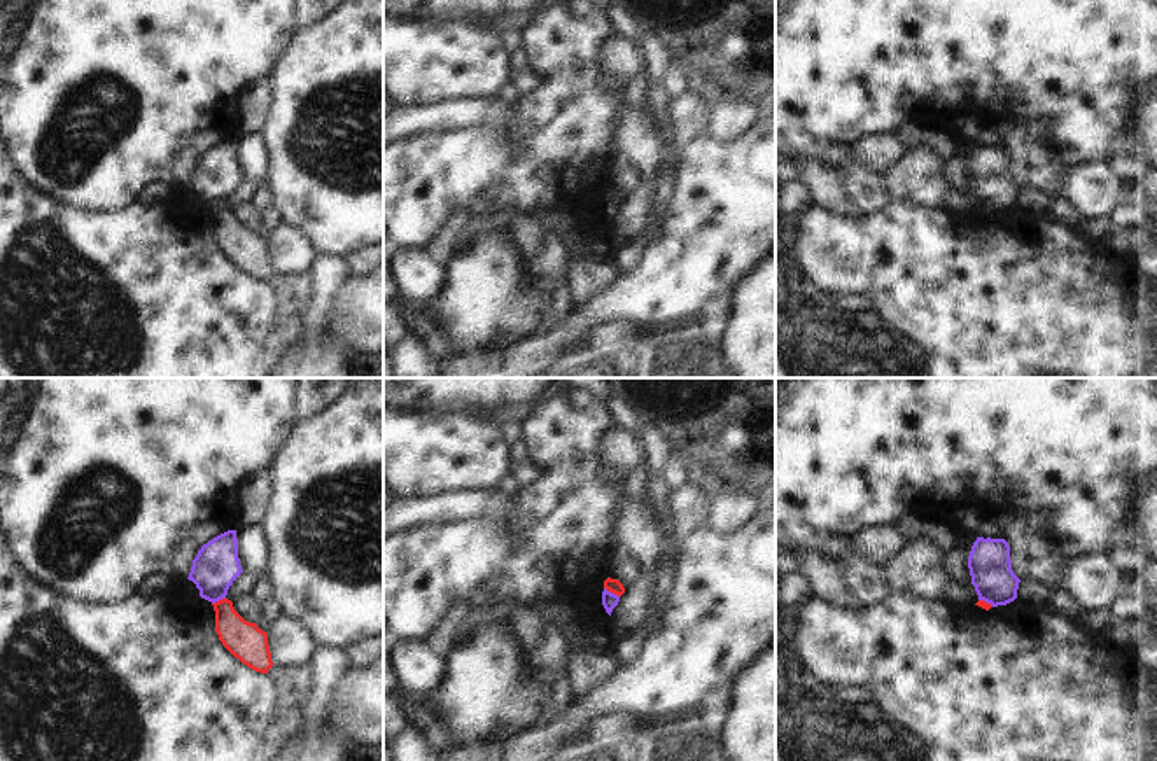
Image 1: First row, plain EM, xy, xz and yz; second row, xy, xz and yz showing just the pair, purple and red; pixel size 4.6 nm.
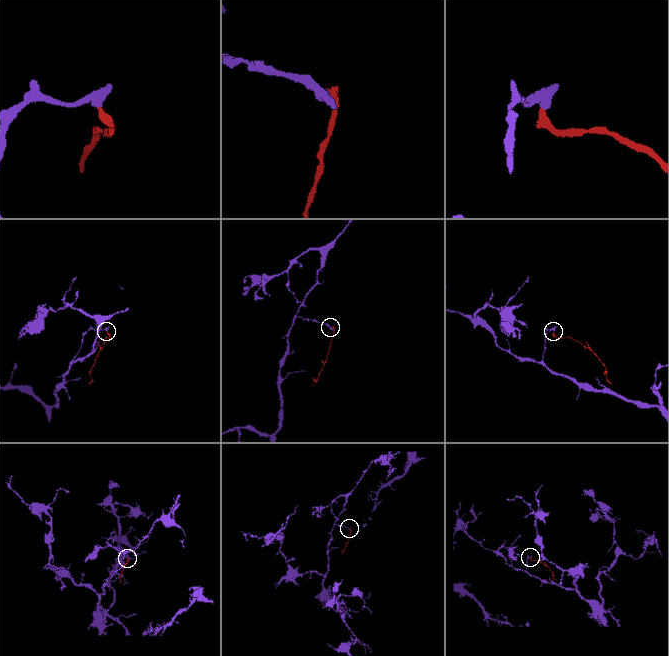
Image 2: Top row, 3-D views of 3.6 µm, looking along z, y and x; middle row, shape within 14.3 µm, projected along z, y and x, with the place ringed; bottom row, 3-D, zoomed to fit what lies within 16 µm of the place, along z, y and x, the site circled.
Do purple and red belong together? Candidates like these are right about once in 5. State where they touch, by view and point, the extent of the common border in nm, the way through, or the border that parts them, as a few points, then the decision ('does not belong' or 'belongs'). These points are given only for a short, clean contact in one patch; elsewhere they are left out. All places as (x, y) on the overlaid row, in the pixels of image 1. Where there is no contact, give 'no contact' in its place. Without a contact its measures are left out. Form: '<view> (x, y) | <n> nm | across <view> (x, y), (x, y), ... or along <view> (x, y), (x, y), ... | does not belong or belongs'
xz (610, 592) | 90 nm | along xz (604, 586), (618, 597) | does not belong

